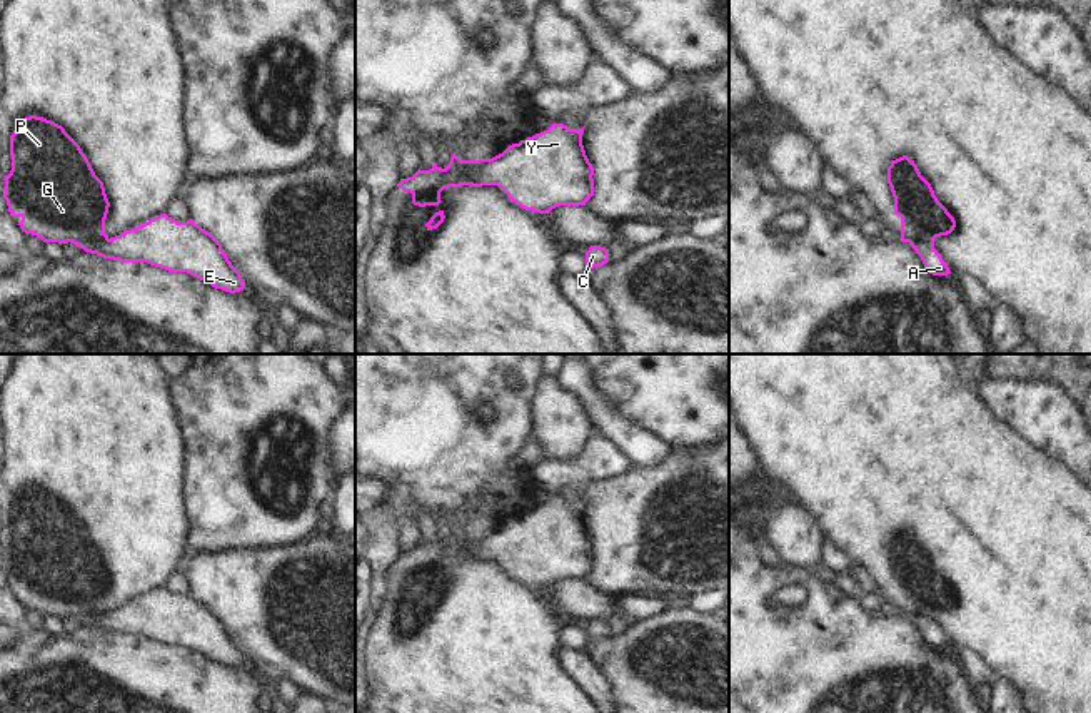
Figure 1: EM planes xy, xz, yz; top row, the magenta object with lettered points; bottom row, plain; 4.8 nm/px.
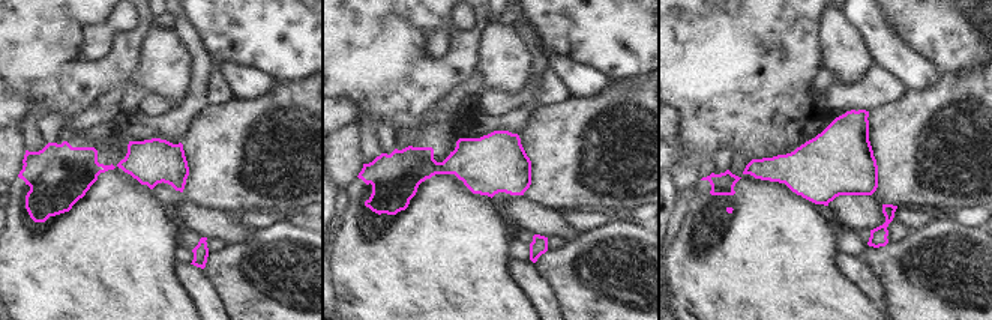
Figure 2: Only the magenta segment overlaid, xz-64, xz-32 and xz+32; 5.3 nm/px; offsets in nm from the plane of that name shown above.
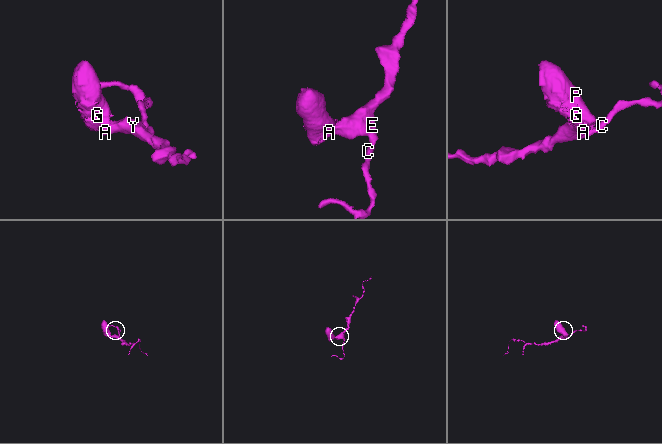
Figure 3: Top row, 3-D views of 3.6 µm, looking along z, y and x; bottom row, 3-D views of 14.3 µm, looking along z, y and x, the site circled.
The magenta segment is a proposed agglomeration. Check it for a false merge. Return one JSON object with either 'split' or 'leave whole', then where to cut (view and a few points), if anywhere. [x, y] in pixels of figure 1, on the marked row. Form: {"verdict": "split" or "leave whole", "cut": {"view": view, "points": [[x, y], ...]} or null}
{"verdict": "split", "cut": {"view": "xz", "points": [[474, 161], [469, 172], [484, 184]]}}

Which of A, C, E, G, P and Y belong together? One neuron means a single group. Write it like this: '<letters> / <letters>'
A C E Y / G P

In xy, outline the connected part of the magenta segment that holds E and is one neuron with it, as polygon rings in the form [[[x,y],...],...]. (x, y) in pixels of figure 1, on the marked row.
[[[160,214],[105,242],[88,244],[83,250],[103,259],[147,262],[168,272],[187,272],[230,294],[245,289],[245,281],[222,244],[192,219],[177,222]]]

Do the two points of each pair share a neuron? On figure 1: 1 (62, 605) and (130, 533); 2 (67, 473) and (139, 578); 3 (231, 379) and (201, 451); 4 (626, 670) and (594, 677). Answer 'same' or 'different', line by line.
1: same
2: same
3: same
4: different

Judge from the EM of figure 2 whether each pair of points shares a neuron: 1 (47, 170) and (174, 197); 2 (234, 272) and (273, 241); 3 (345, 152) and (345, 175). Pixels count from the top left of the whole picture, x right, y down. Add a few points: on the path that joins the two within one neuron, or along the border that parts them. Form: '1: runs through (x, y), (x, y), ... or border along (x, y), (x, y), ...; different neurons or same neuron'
1: border along (150, 190), (173, 212); different neurons
2: runs through (245, 262), (251, 253), (263, 251); same neuron
3: runs through (345, 158), (345, 169); same neuron

